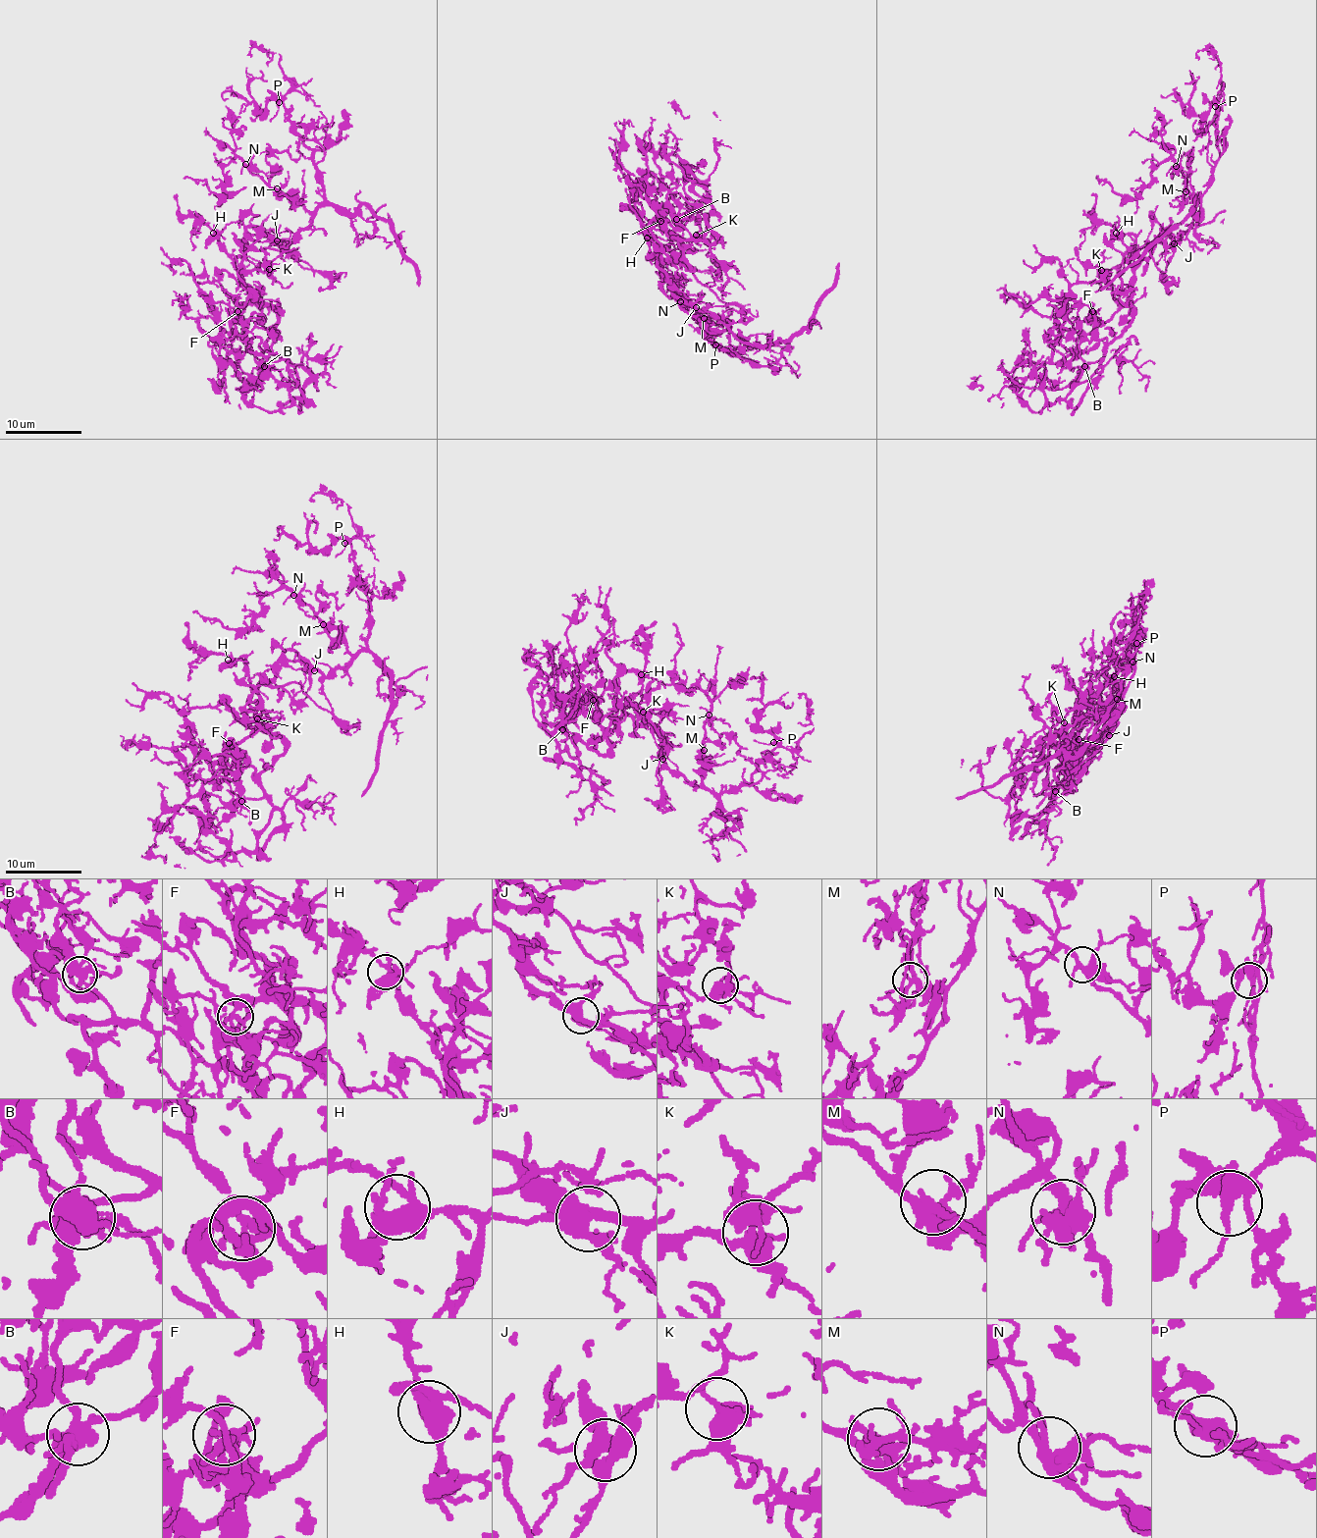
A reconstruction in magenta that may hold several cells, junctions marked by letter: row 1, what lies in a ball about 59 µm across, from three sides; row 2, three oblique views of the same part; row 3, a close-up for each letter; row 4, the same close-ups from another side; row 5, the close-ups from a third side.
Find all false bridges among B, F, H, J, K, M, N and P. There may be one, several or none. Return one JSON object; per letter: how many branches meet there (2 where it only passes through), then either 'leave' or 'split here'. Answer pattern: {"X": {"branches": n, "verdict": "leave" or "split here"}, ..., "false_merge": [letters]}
{"B": {"branches": 6, "verdict": "split here"}, "F": {"branches": 4, "verdict": "split here"}, "H": {"branches": 6, "verdict": "leave"}, "J": {"branches": 4, "verdict": "leave"}, "K": {"branches": 6, "verdict": "leave"}, "M": {"branches": 4, "verdict": "leave"}, "N": {"branches": 7, "verdict": "leave"}, "P": {"branches": 5, "verdict": "leave"}, "false_merge": ["B", "F"]}

